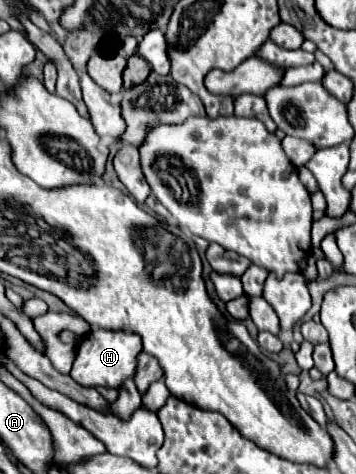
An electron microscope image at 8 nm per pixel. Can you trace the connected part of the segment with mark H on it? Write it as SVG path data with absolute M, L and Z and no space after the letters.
M93 329L89 335L81 337L71 377L83 387L113 387L113 389L121 389L127 379L135 377L137 355L141 351L143 351L143 345L141 345L139 335L125 333L125 331Z

